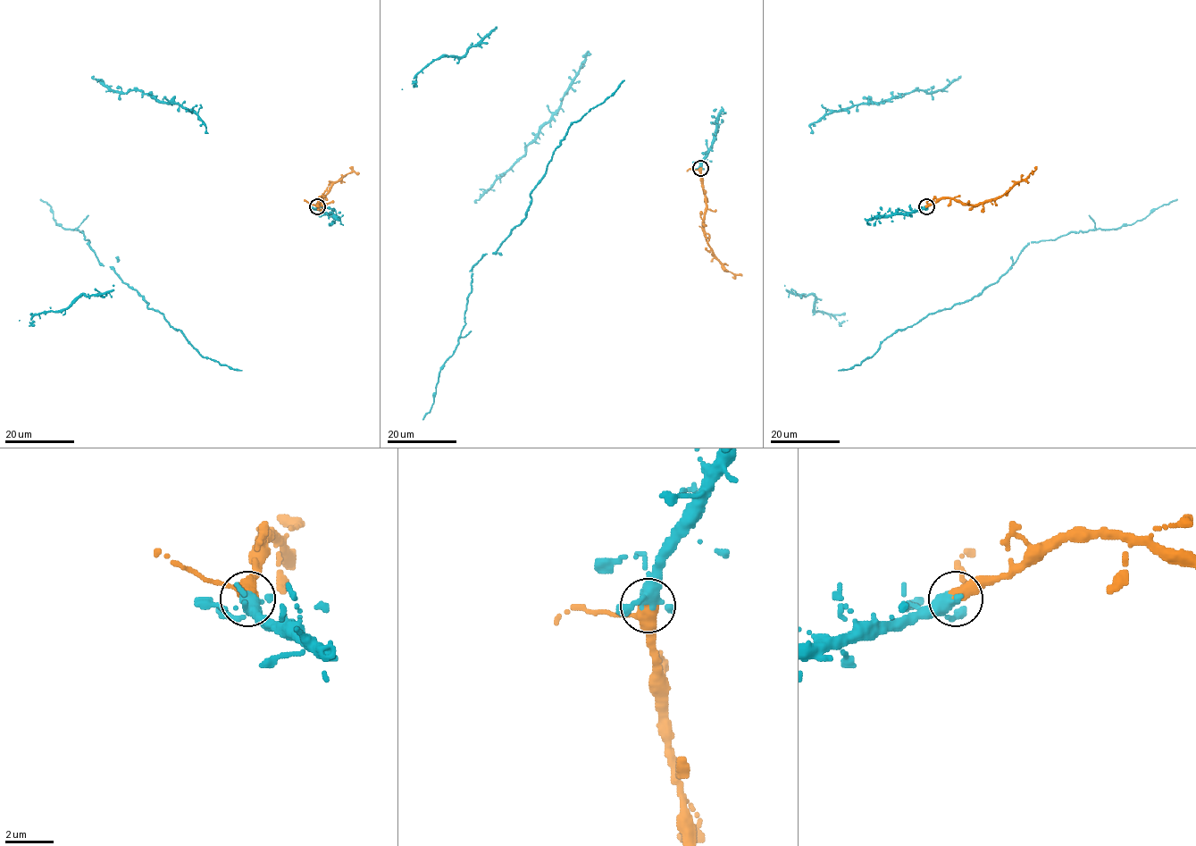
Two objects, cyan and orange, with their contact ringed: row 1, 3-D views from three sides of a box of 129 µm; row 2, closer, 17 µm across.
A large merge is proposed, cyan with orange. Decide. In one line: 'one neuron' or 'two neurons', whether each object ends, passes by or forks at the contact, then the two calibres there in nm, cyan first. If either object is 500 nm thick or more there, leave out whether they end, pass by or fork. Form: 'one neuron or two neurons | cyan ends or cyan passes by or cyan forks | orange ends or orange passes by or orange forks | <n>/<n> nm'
one neuron | cyan passes by | orange passes by | 400/380 nm

